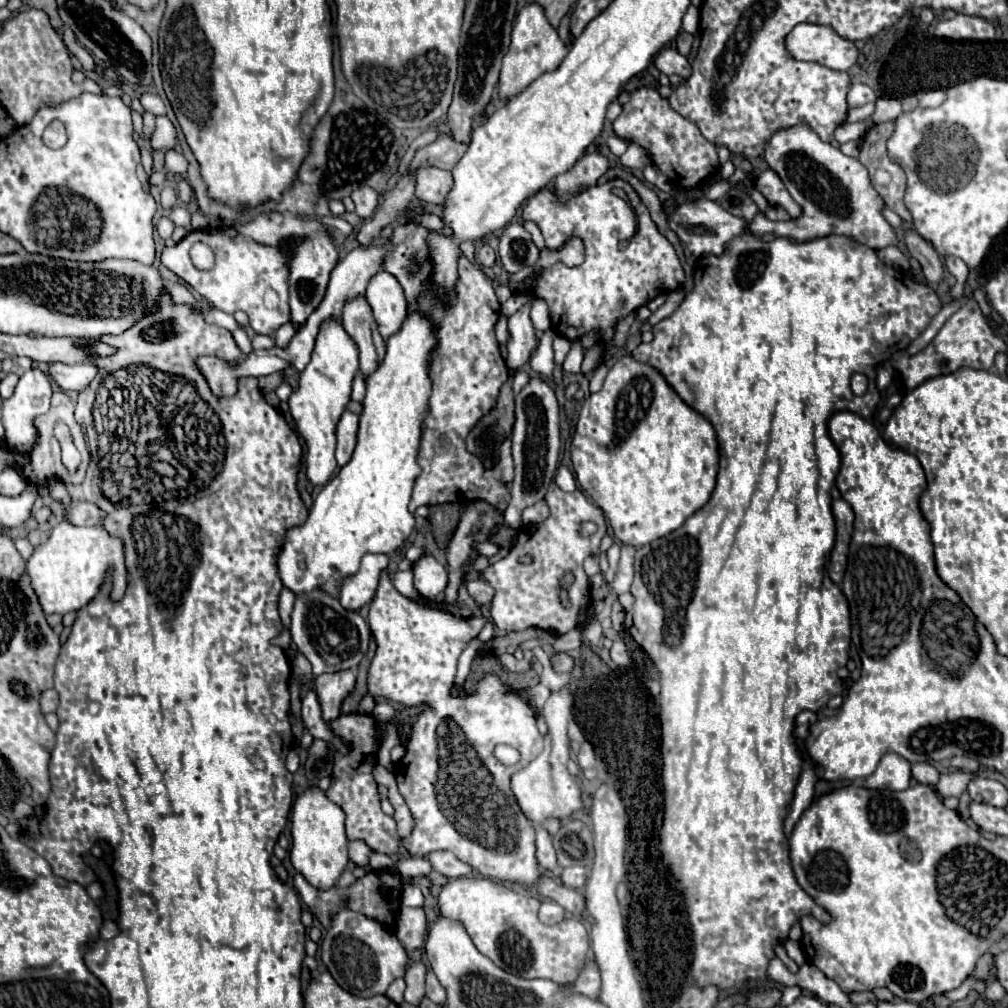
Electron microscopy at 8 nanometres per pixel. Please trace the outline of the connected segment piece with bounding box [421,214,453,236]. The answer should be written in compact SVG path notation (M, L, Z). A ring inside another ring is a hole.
M435 214L421 216L421 224L427 226L427 228L431 228L431 230L435 230L435 232L441 232L443 236L453 236L453 232L449 232L449 228L445 228L443 220L439 216L435 216Z

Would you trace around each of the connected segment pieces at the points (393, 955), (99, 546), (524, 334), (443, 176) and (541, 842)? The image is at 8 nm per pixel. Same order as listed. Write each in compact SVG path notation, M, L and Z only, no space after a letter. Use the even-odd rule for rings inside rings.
M341 910L337 916L333 916L333 924L323 936L321 960L341 988L351 992L353 996L373 998L377 994L385 994L387 986L397 976L405 974L407 952L395 938L395 934L379 922L351 910ZM351 920L357 920L357 926L351 928Z
M69 520L59 522L51 530L47 544L35 548L27 562L27 574L31 576L31 586L39 596L45 614L67 614L85 608L85 604L97 596L107 578L111 578L111 600L121 600L127 586L121 540L105 532L103 526L83 528L69 524Z
M529 304L521 306L513 316L509 316L509 332L511 332L511 340L507 344L509 350L507 368L517 372L529 362L531 352L537 346L535 328L533 322L529 320Z
M423 168L415 170L417 186L415 196L429 204L443 204L449 188L453 188L453 174L441 168Z
M537 828L537 862L545 870L553 870L557 866L555 848L551 842L551 834L545 828Z

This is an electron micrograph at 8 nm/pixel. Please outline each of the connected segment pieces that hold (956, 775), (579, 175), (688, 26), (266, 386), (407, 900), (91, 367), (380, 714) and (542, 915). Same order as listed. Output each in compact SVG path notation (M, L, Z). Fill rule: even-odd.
M953 772L953 774L943 774L937 782L937 792L947 798L947 796L961 796L967 789L969 780L973 778L971 772Z
M587 152L581 160L575 162L575 166L569 172L563 172L555 178L553 190L567 198L569 194L579 192L581 188L593 186L609 168L609 160L599 152Z
M691 6L685 16L683 16L683 30L689 34L697 34L699 30L699 10L695 6Z
M275 372L275 374L269 374L269 376L261 376L261 378L259 378L259 390L261 390L261 392L271 392L271 390L275 390L281 382L283 382L283 372Z
M407 884L401 892L401 906L423 906L423 894L419 886Z
M55 362L51 364L49 374L53 376L55 384L65 390L65 392L81 392L81 388L87 388L91 380L97 376L97 366L95 364L61 364Z
M377 702L377 704L375 704L375 710L373 710L373 716L387 722L387 720L391 720L391 718L395 716L395 708L389 706L387 702Z
M545 900L541 902L541 908L539 908L539 920L547 926L553 926L553 924L559 924L561 920L565 918L565 910L553 902L553 900Z

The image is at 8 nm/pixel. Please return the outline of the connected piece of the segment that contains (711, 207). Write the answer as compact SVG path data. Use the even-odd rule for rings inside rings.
M702 198L679 205L677 210L673 212L673 216L669 218L669 228L691 250L691 254L705 256L705 254L721 254L725 250L727 242L731 238L739 236L747 228L747 222L743 222L737 216L729 214L727 210L723 210L717 202Z

